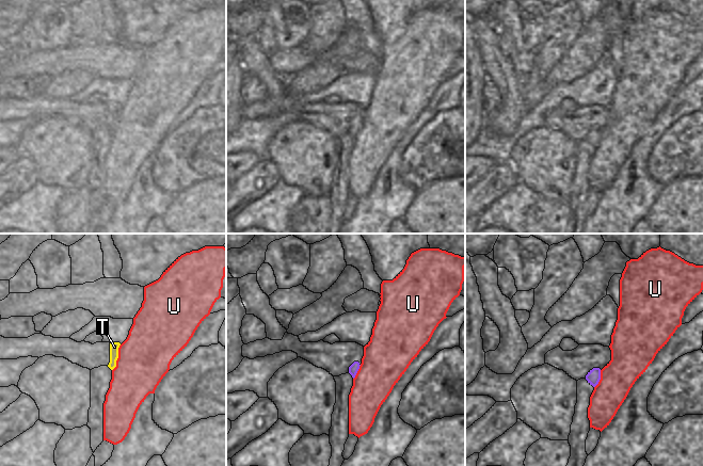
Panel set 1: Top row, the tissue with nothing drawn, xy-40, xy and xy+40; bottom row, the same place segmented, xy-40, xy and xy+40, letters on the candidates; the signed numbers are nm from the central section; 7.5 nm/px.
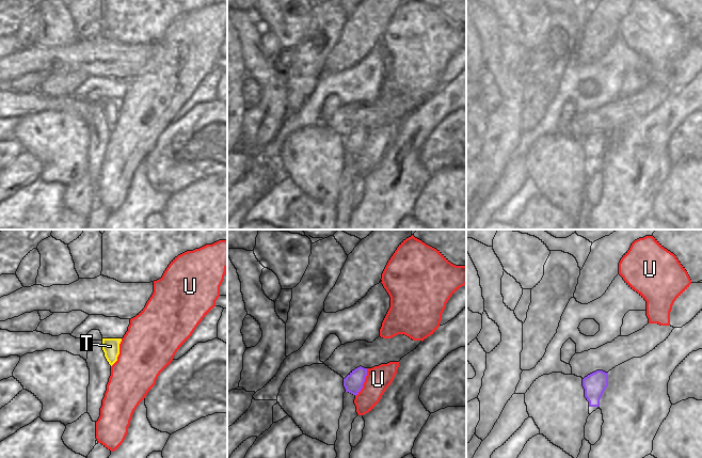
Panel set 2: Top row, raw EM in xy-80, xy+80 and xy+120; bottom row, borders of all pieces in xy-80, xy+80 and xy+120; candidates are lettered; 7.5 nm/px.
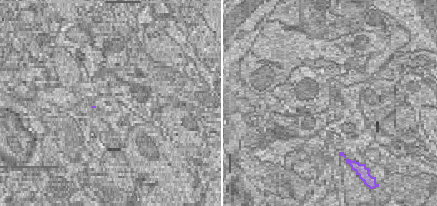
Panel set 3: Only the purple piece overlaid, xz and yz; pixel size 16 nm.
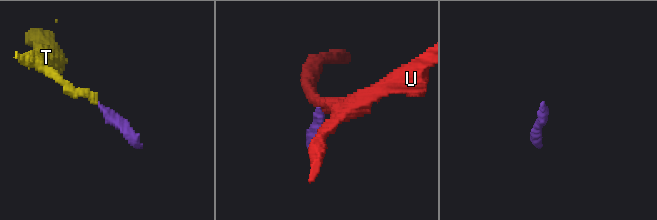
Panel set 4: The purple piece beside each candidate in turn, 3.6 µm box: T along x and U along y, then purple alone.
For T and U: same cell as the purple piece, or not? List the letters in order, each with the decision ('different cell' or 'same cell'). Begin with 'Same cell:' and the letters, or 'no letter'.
Same cell: T
T: same cell
U: different cell

